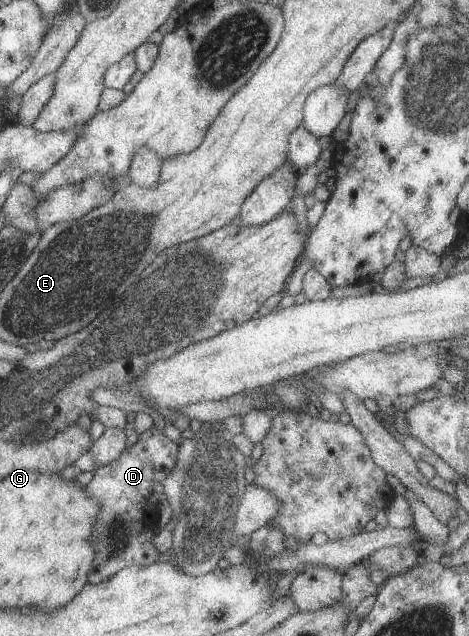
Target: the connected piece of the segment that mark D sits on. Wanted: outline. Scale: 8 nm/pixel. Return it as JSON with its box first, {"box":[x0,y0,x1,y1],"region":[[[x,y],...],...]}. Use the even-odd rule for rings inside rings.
{"box":[85,425,179,585],"region":[[[152,425],[114,462],[94,470],[95,475],[85,489],[88,496],[101,502],[101,509],[92,531],[95,557],[88,583],[97,585],[129,566],[147,567],[158,560],[160,553],[152,545],[158,504],[165,498],[163,482],[177,465],[178,453],[179,445]]]}

